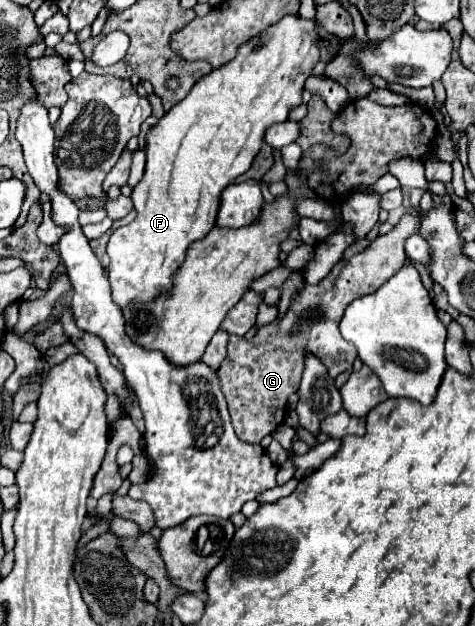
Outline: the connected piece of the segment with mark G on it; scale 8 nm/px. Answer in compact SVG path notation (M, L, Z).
M412 209L406 213L400 223L382 237L376 237L362 253L340 261L336 279L334 269L322 285L306 285L304 291L292 297L292 303L284 317L260 327L256 335L248 341L244 337L228 339L228 355L218 367L218 377L222 385L222 393L228 401L228 411L232 417L232 427L240 441L260 443L266 435L270 435L278 425L282 425L286 417L286 403L292 393L298 391L300 377L304 371L304 355L306 351L324 361L328 367L328 375L334 379L336 375L350 371L356 359L356 347L340 335L340 319L344 315L346 305L350 305L356 297L368 295L384 285L398 269L406 263L404 241L408 235L418 233L422 221L422 213Z

